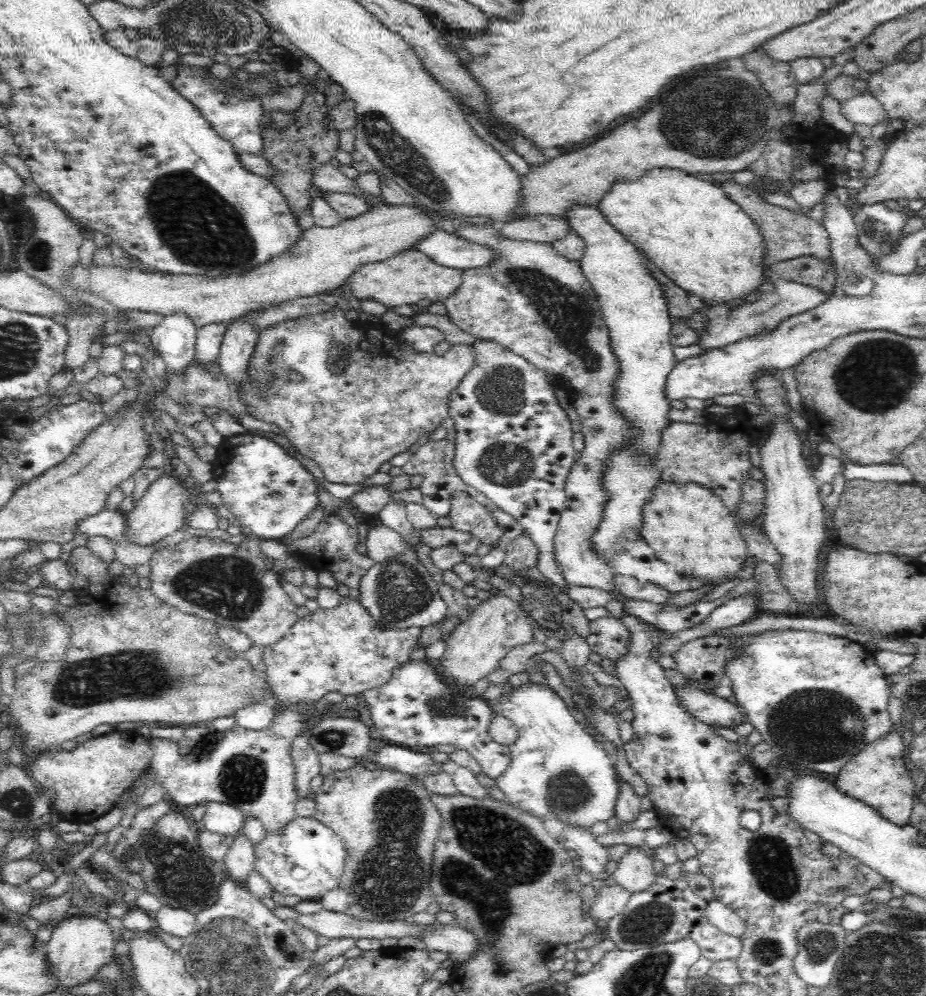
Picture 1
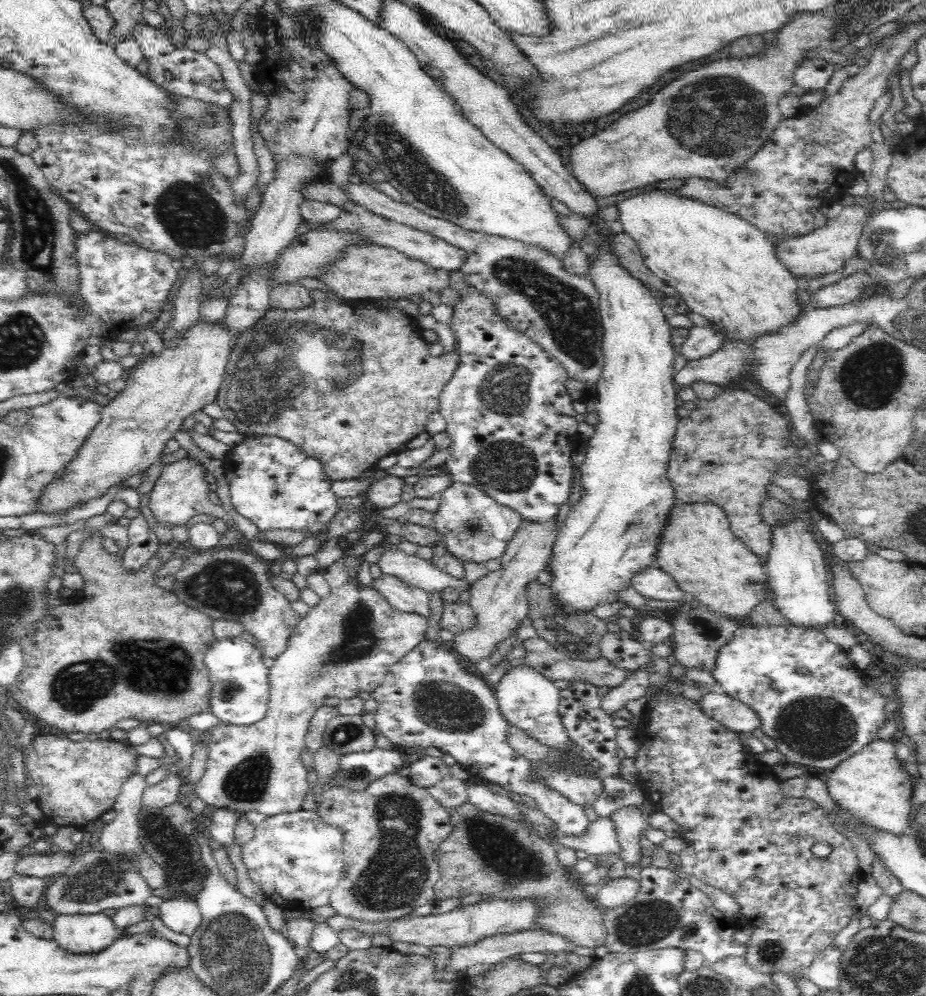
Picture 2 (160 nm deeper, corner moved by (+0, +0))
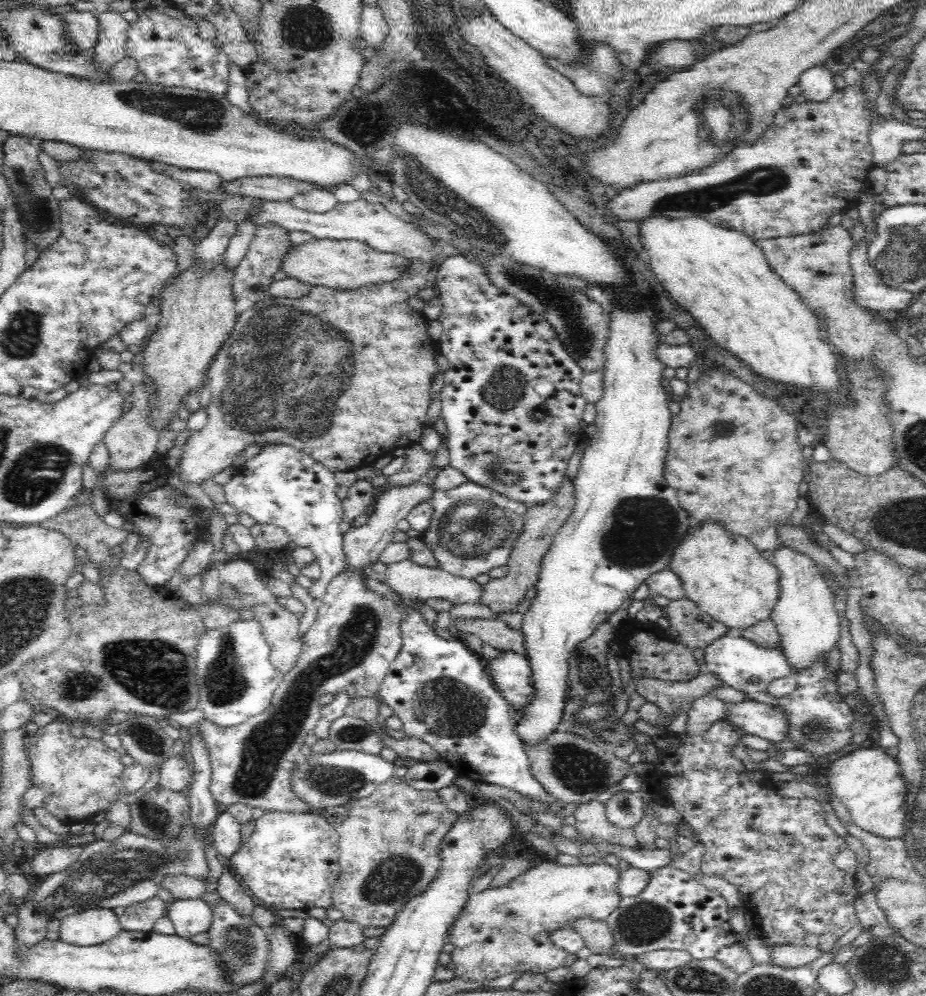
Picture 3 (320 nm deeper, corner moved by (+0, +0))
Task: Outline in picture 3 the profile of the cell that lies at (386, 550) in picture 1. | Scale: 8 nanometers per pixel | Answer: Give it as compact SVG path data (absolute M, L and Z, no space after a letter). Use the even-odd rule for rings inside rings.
M404 559L387 565L383 576L384 583L403 598L414 602L423 602L428 598L446 598L454 604L472 603L479 604L482 592L480 583L466 577L456 576L440 567L427 567L416 564L412 559Z

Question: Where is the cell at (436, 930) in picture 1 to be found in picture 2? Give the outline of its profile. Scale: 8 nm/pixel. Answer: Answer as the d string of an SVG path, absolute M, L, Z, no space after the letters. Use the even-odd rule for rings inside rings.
M535 929L520 931L520 932L508 932L506 934L490 934L480 938L478 942L470 942L470 944L456 944L456 946L450 946L447 951L450 951L450 960L447 961L448 966L458 972L458 970L466 970L470 966L476 966L476 964L496 964L501 960L507 959L515 954L524 953L560 953L569 951L572 953L576 946L572 945L570 941L566 941L560 936L552 936L546 932L536 931Z

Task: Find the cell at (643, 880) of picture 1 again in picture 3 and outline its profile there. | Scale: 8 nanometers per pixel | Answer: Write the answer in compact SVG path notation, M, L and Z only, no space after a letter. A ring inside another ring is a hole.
M620 790L604 805L607 819L618 830L633 830L644 818L646 804L641 798L641 792Z

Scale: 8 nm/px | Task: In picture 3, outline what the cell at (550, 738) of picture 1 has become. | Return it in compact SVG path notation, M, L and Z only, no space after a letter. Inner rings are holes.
M501 652L485 663L489 676L495 684L495 689L500 693L500 696L508 703L511 716L523 716L528 710L530 704L536 702L536 685L534 685L533 669L530 661L515 652Z

